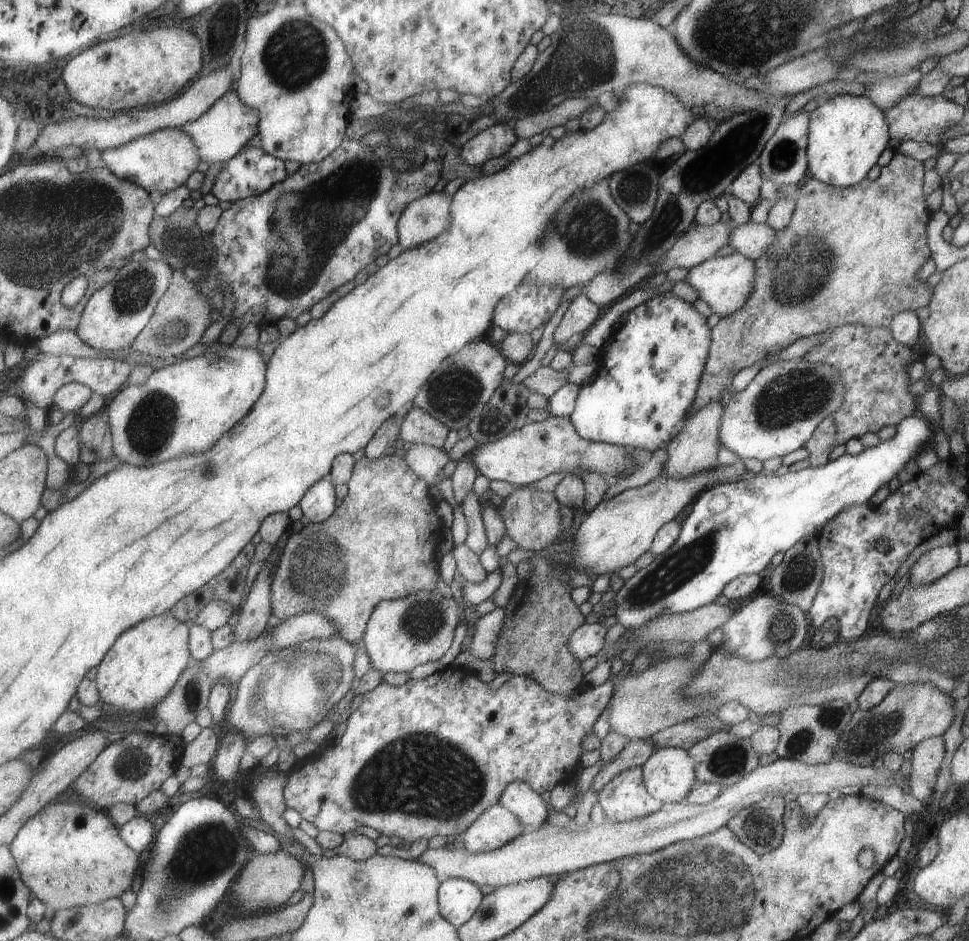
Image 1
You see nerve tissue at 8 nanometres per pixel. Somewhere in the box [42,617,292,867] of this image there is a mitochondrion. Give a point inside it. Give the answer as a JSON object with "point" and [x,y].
{"point":[134,764]}

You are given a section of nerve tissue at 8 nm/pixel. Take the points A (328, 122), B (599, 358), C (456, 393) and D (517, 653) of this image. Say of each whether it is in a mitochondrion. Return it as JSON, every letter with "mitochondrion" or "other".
{"A":"other","B":"other","C":"mitochondrion","D":"mitochondrion"}

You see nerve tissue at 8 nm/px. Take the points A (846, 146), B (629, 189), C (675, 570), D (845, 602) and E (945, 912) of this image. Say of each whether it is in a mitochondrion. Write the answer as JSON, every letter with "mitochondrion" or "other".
{"A":"other","B":"mitochondrion","C":"mitochondrion","D":"other","E":"other"}

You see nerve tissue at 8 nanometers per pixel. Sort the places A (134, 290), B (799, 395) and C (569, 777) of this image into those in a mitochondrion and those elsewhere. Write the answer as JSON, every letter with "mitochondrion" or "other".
{"A":"mitochondrion","B":"mitochondrion","C":"other"}

